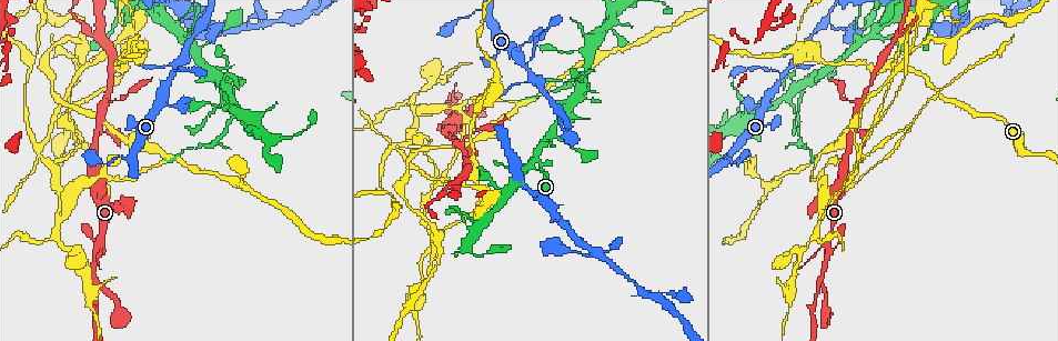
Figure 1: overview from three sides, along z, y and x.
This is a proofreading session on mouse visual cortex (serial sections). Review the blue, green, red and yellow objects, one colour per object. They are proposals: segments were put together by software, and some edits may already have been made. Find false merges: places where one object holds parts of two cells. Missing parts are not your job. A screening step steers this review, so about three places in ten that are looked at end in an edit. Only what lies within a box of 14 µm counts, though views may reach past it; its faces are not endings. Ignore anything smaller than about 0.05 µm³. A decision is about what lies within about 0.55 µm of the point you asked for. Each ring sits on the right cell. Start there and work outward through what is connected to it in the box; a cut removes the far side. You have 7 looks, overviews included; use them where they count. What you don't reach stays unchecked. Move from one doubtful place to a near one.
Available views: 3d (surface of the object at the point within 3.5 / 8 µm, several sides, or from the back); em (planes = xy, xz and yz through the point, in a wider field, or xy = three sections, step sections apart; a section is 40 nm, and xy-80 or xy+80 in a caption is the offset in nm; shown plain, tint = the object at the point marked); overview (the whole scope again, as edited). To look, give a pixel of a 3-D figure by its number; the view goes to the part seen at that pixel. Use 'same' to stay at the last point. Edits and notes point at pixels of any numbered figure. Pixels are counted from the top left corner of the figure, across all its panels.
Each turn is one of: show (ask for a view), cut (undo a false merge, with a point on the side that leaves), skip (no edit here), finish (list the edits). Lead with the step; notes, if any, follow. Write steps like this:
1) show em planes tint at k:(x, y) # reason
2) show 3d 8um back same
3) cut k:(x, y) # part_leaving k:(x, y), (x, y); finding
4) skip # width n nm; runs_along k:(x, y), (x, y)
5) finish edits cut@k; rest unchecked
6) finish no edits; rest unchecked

show 3d 3.5um at 1:(193, 51) # abrupt turn

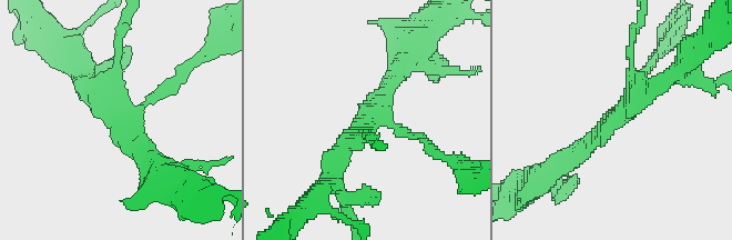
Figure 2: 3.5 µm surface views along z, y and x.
show em planes tint at 2:(115, 112) # now the EM

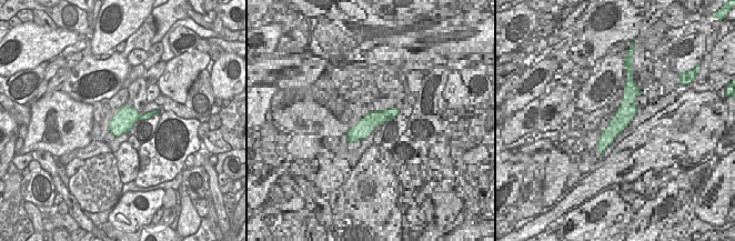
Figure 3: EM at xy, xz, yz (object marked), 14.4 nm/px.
skip # one cell here

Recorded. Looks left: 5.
show 3d 3.5um at 1:(851, 133)

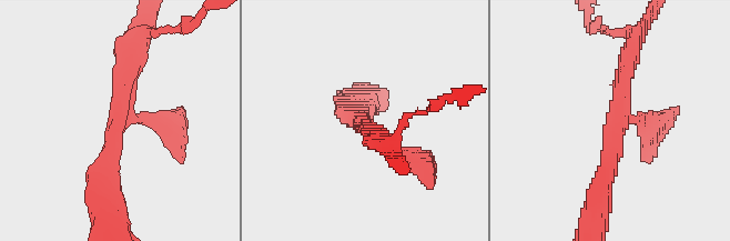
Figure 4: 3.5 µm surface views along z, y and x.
show em xy step 3 tint at 4:(619, 121) # arms 3; arm_widths 250, 250, 300 nm

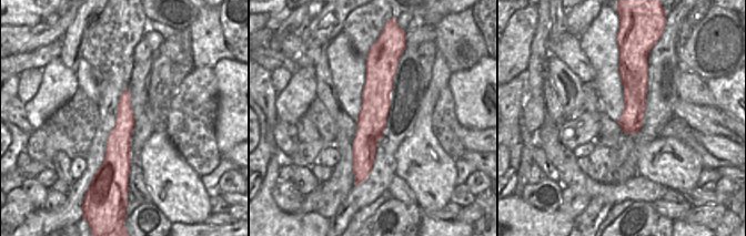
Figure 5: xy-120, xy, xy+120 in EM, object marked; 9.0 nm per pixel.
skip # all the same cell

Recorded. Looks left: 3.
show 3d 3.5um at 1:(123, 64) # three arms meet

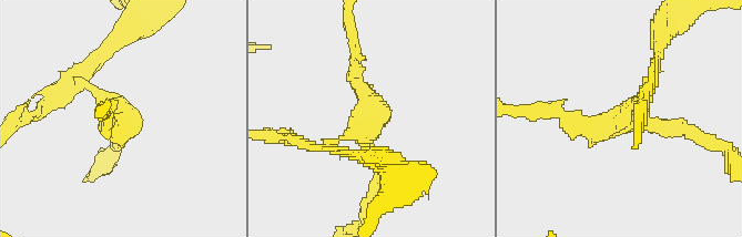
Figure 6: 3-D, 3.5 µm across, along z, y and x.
show em planes tint at 6:(367, 134) # arms 3; arm_widths 150, 200, 250 nm

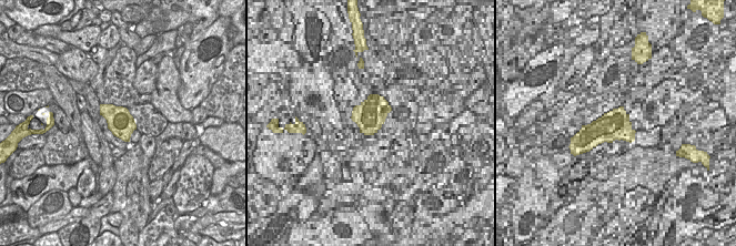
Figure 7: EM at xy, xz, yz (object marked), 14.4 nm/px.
cut 6:(300, 143) # part_leaving 6:(337, 140), (324, 147), (276, 140); a second cell is stuck on

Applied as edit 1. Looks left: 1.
finish edits cut@6; rest unchecked

